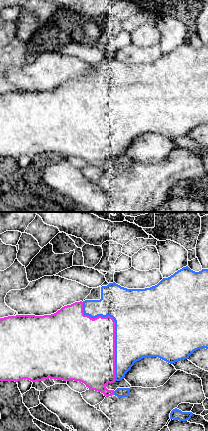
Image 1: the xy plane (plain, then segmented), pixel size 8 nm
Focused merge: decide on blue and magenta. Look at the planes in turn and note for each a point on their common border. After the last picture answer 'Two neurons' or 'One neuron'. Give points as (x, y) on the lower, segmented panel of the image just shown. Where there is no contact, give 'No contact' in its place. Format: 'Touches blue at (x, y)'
Touches blue at (115, 330)

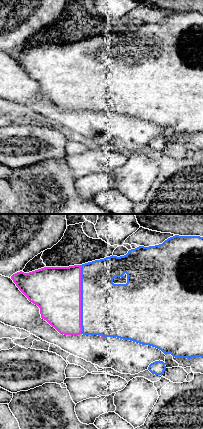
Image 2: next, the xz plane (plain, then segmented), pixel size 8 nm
Touches blue at (81, 299)

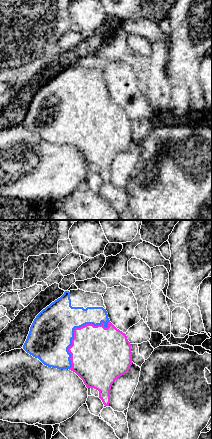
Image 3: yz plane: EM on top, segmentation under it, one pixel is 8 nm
Touches blue at (74, 328)

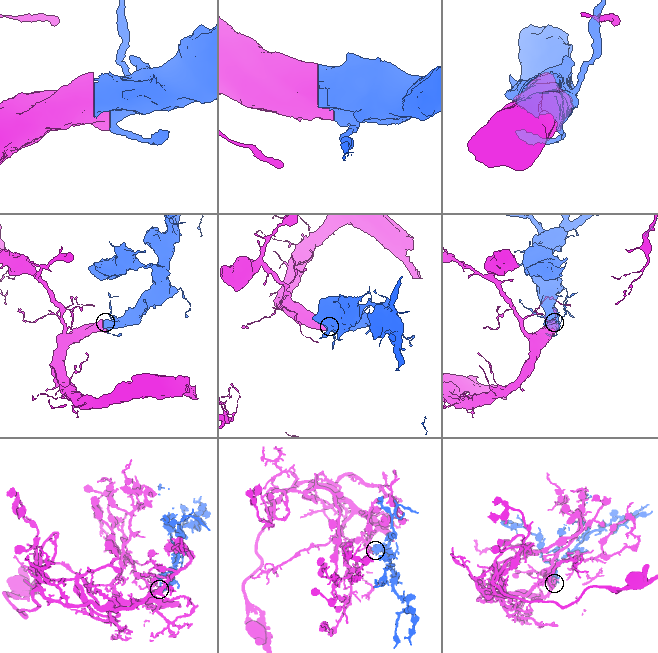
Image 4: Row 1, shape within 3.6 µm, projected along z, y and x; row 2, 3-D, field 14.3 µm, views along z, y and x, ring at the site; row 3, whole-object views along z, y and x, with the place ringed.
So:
One neuron

